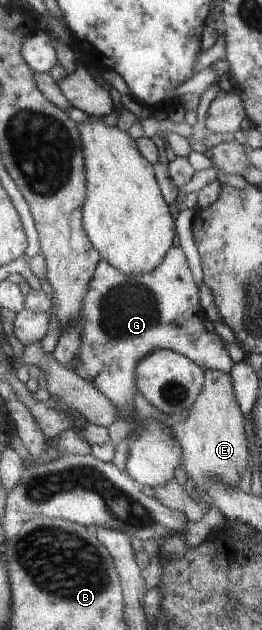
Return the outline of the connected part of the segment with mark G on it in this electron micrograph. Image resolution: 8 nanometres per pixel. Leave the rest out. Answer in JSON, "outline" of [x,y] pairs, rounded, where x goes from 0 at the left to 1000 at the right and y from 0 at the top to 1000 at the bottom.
{"outline":[[[653,390],[626,403],[622,414],[576,432],[534,437],[481,437],[405,413],[382,413],[363,441],[347,446],[317,489],[275,517],[305,521],[305,552],[294,562],[302,579],[286,594],[405,625],[408,632],[496,665],[508,657],[508,632],[519,625],[519,586],[542,568],[588,556],[668,557],[679,563],[744,576],[775,590],[817,587],[866,594],[889,584],[885,571],[863,557],[863,546],[798,517],[767,489],[752,452],[740,449],[702,403],[679,390]]]}

